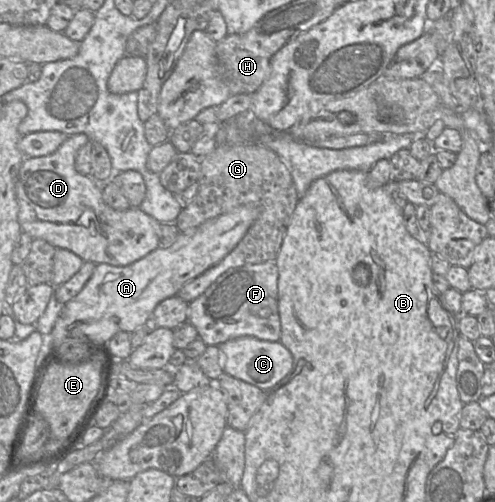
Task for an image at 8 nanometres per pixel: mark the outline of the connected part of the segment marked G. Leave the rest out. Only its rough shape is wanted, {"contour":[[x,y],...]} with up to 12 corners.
{"contour":[[218,144],[200,160],[180,233],[246,204],[259,216],[181,288],[187,303],[232,268],[275,261],[298,202],[267,147]]}

